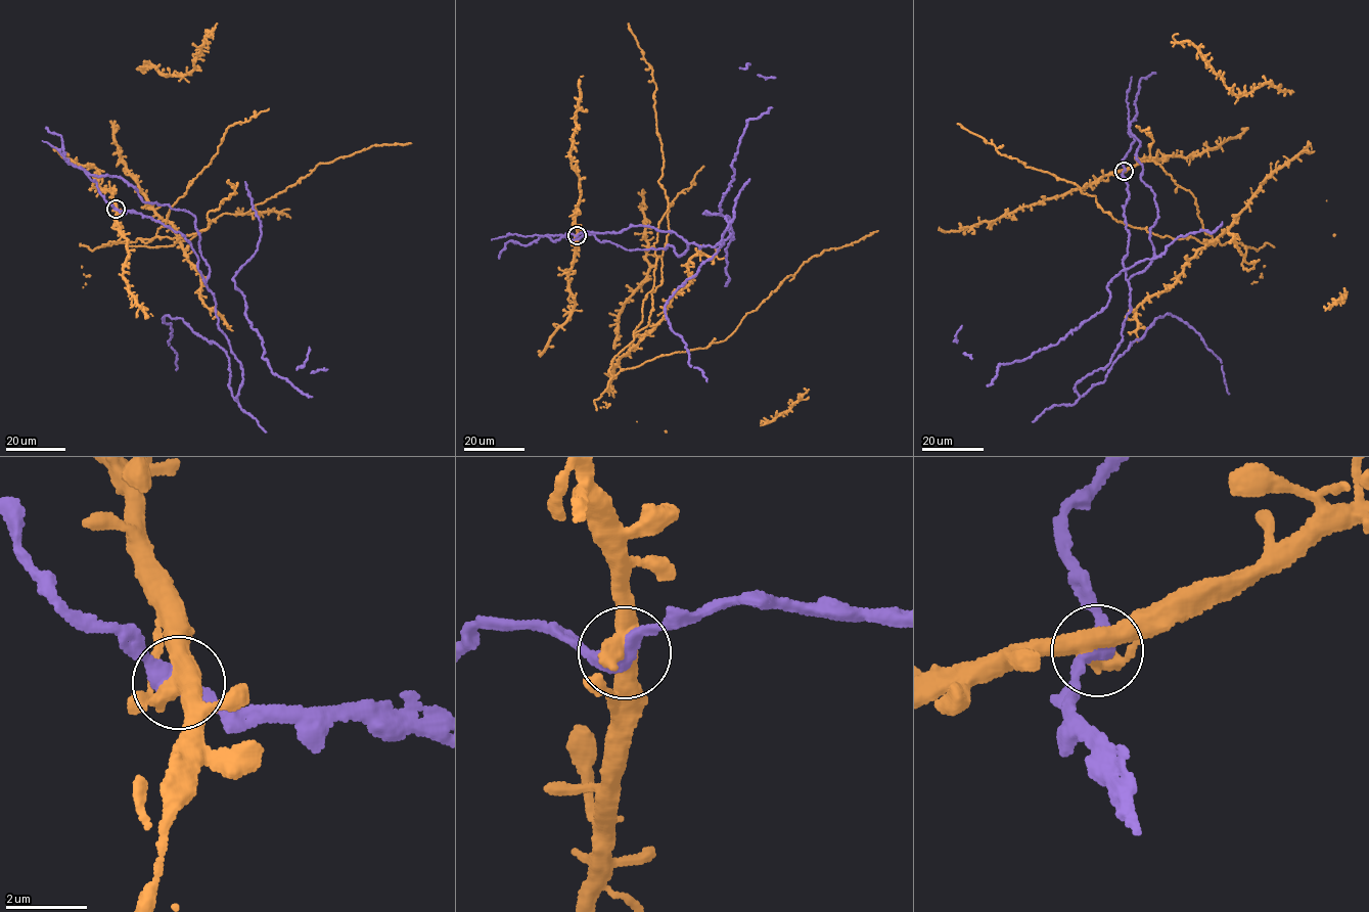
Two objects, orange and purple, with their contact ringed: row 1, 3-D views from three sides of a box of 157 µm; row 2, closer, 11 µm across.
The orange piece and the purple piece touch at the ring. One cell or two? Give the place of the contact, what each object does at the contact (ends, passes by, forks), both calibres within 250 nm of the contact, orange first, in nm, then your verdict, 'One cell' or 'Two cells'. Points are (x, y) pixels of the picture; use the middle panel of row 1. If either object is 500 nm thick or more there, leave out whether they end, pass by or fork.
Place: (577, 235). At the ring orange forks. At the ring purple passes by. Thickness 440 nm (orange) against 400 nm. Two cells

